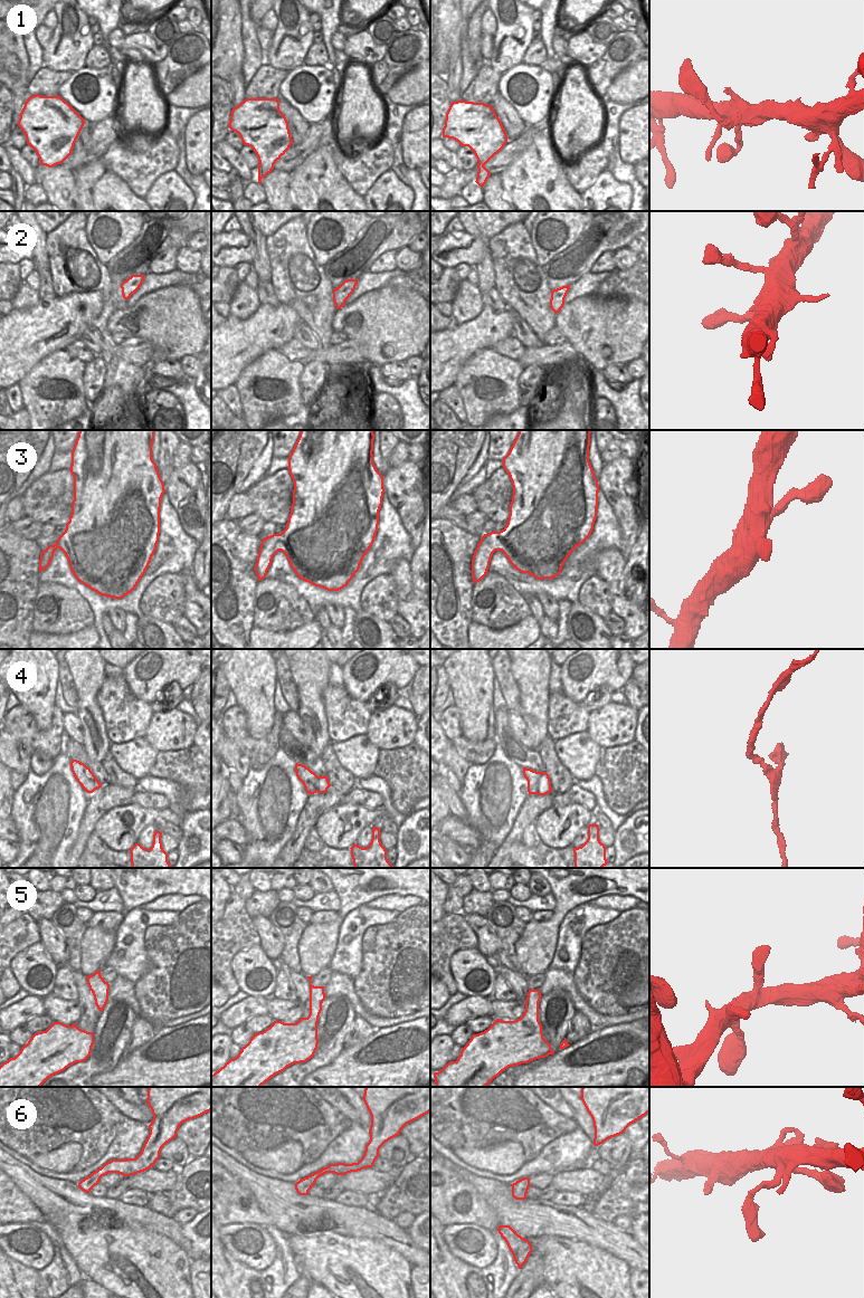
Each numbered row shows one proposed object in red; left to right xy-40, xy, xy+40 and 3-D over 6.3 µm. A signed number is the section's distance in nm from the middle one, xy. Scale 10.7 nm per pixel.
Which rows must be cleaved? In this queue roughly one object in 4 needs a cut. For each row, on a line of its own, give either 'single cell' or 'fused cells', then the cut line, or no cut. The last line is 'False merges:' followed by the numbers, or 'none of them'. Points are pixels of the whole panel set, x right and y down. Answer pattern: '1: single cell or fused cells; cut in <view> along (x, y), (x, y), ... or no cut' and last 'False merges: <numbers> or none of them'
1: single cell; no cut
2: single cell; no cut
3: single cell; no cut
4: single cell; no cut
5: single cell; no cut
6: single cell; no cut
False merges: none of them

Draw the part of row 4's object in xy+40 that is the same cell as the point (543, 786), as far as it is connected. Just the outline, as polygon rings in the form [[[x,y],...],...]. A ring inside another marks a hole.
[[[523,767],[523,775],[528,781],[529,795],[545,795],[552,791],[551,781],[547,772],[537,772],[531,769]]]

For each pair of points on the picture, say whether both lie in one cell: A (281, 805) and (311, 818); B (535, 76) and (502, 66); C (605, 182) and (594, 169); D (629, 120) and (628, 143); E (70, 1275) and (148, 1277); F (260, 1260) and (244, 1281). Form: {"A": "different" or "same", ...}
{"A": "different", "B": "different", "C": "different", "D": "same", "E": "different", "F": "different"}

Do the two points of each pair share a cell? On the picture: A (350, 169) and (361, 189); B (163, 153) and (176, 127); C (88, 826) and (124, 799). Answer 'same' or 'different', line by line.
A: same
B: different
C: same

